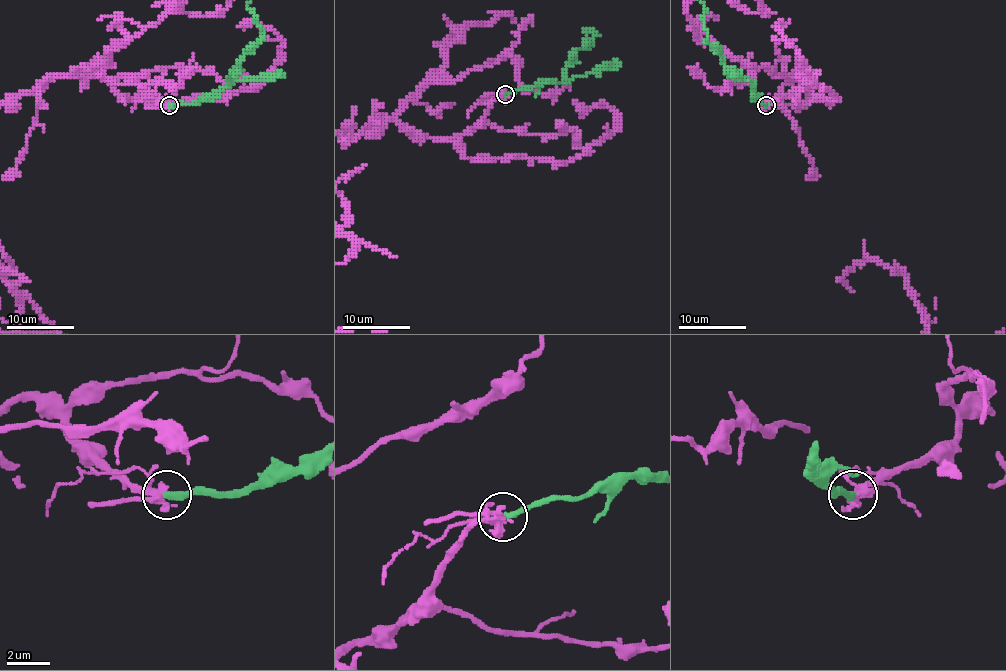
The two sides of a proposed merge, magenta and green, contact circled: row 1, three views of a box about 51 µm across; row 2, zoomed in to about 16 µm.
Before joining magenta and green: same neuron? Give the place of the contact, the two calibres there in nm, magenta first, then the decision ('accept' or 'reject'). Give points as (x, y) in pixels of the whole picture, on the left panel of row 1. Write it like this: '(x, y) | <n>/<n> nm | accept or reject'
(169, 105) | 300/320 nm | accept

